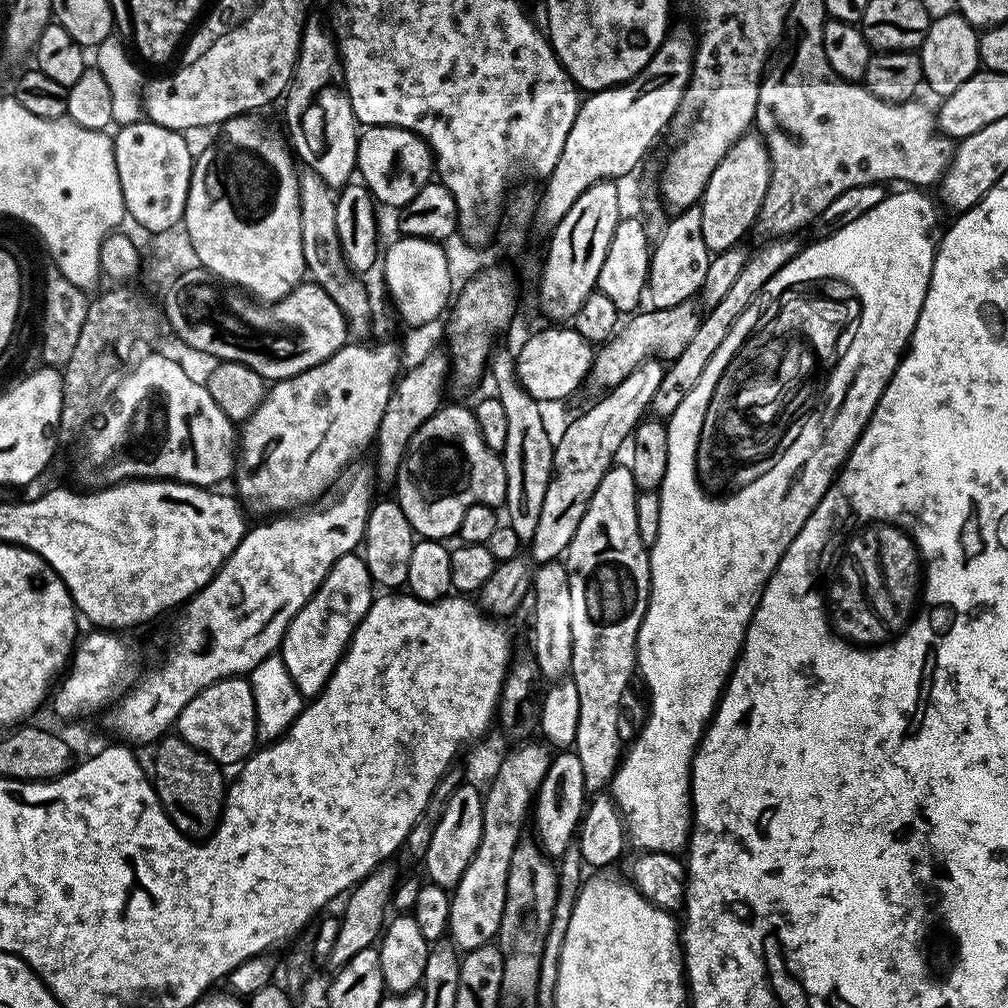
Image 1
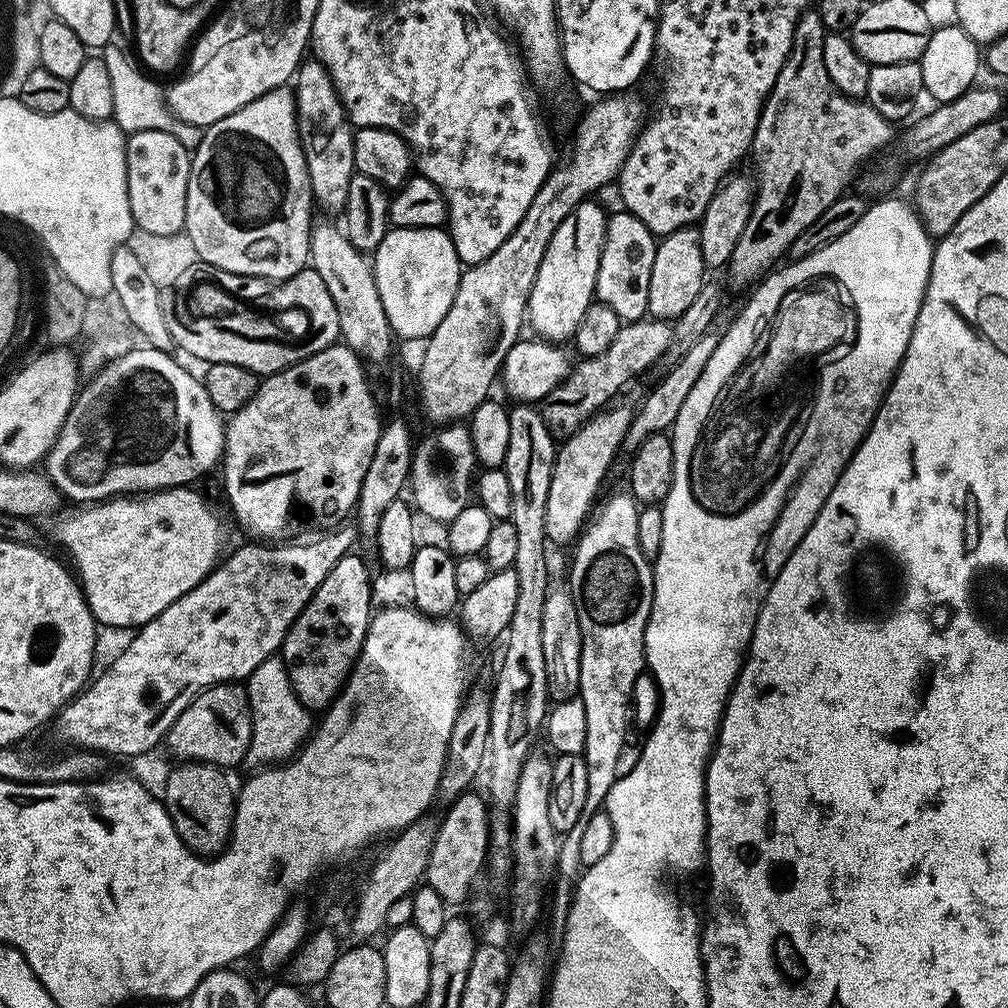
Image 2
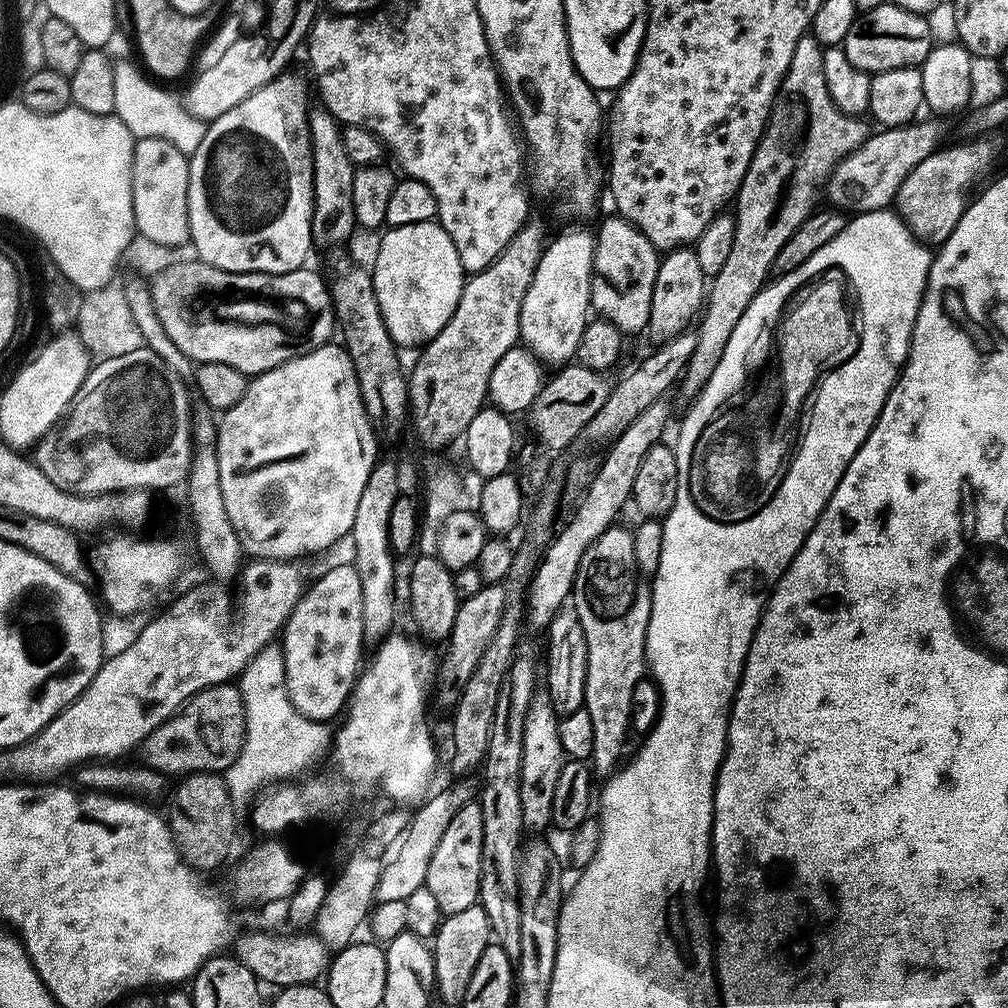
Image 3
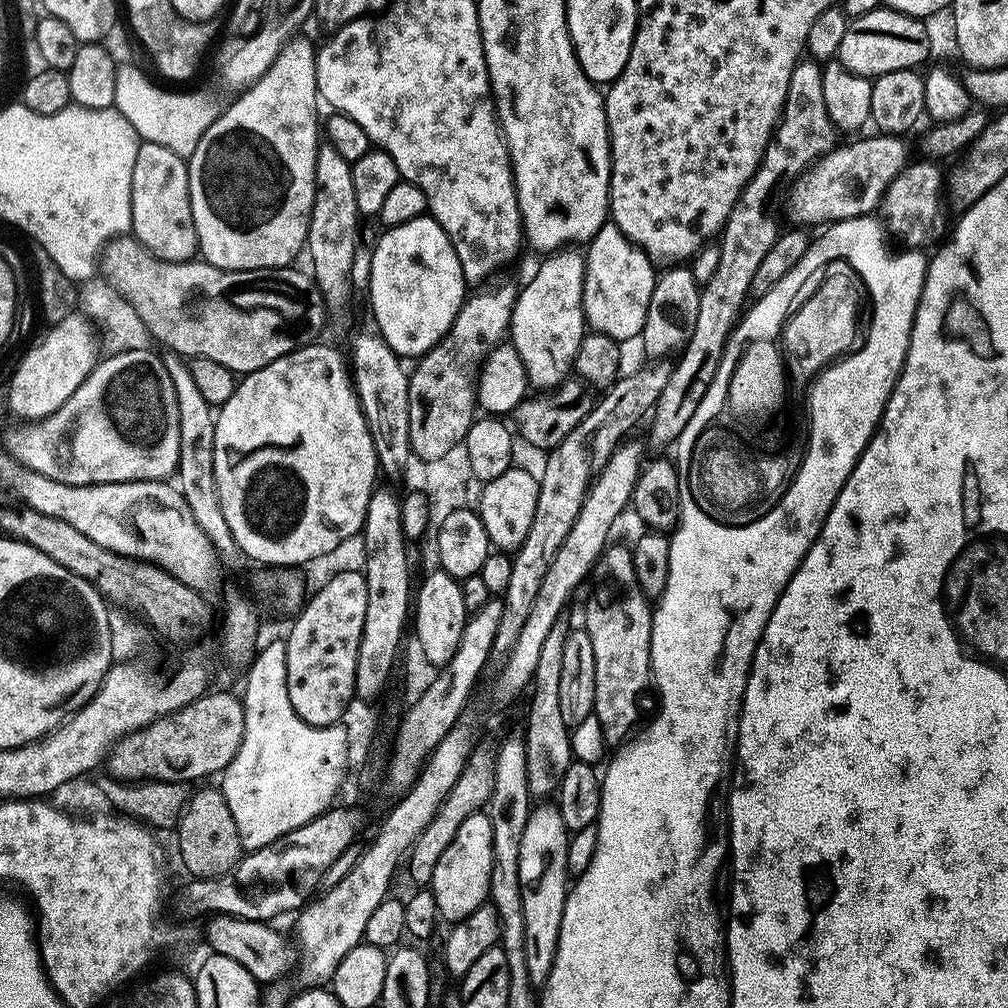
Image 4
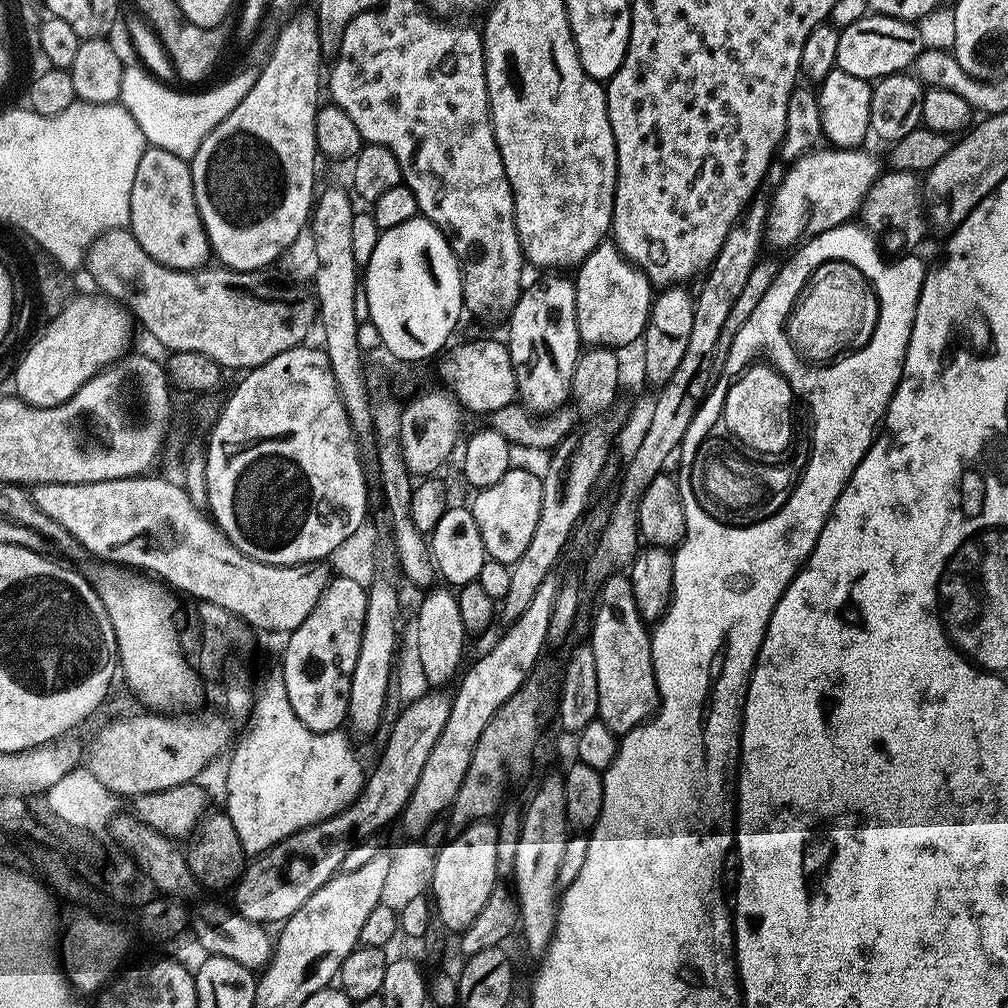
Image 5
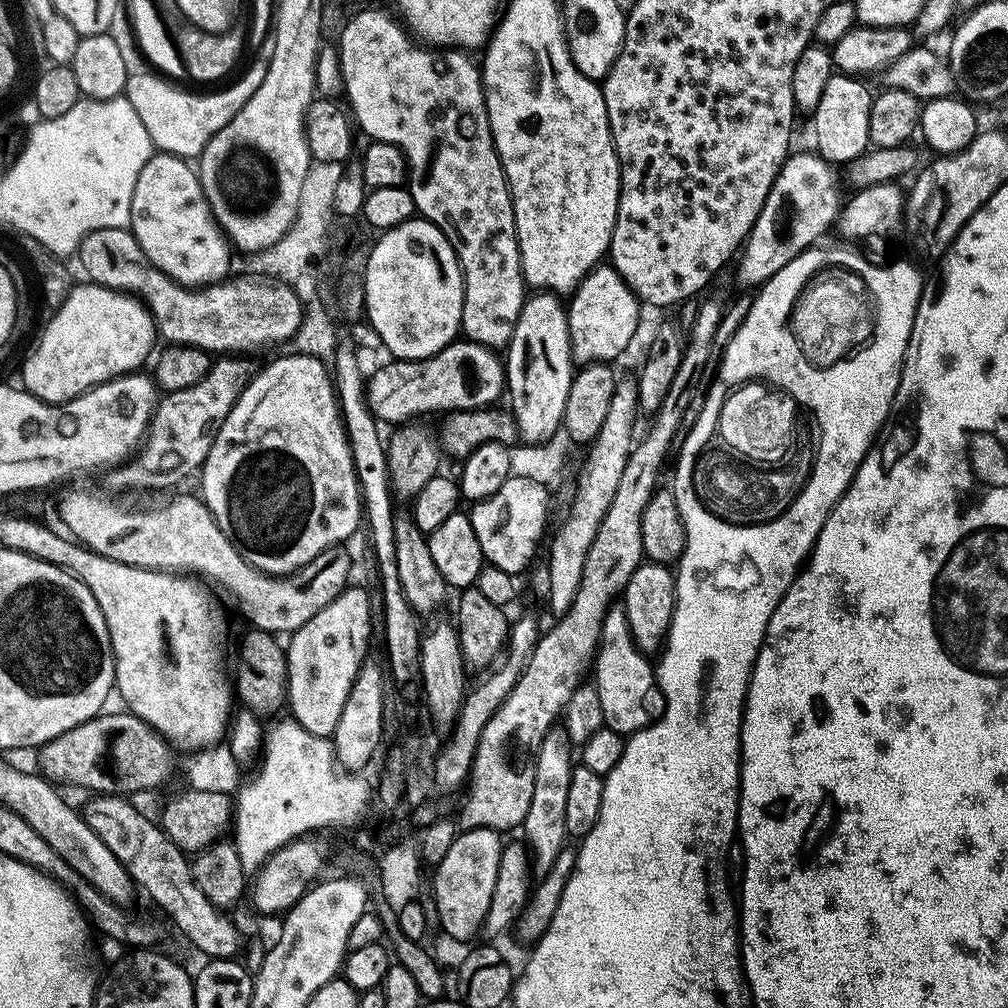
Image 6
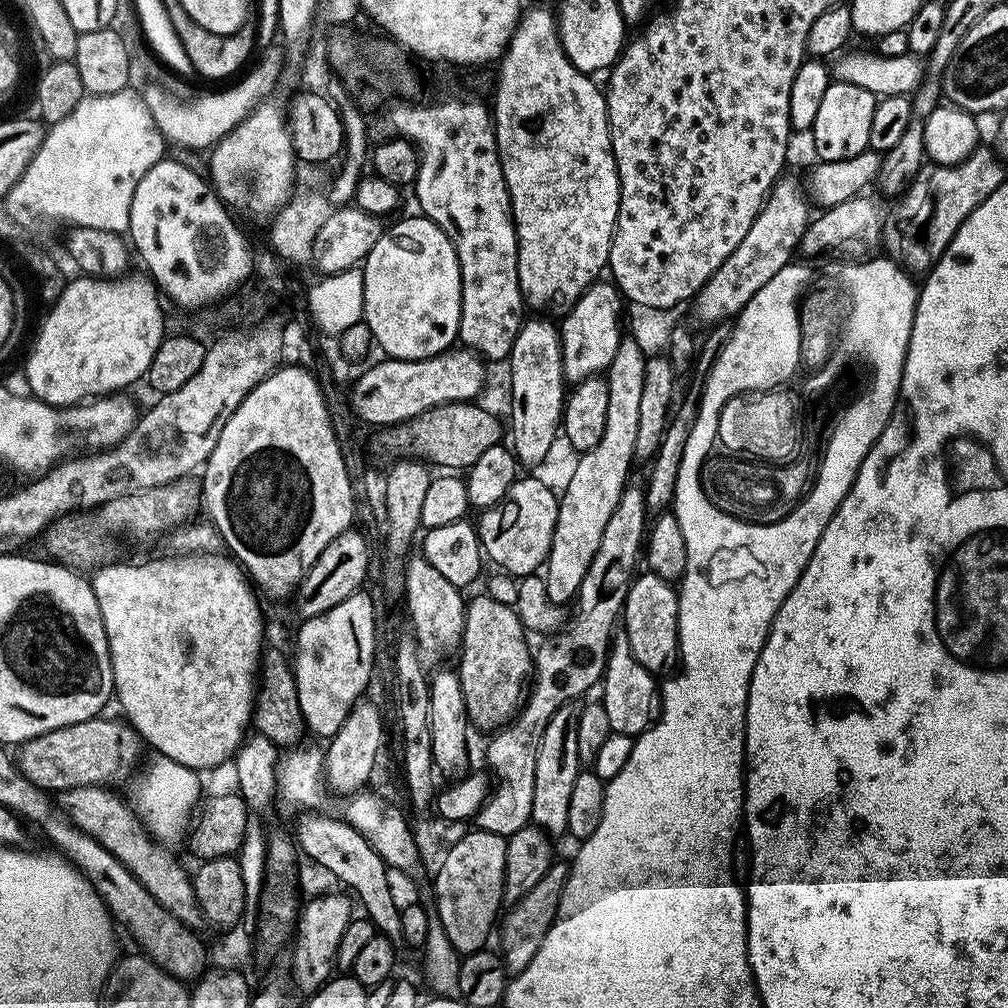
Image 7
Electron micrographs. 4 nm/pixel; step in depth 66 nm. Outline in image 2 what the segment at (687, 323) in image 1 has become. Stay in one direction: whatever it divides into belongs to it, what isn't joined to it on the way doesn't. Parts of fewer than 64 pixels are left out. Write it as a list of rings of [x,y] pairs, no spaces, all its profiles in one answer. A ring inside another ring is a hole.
[[[633,320],[620,327],[614,342],[610,342],[605,352],[581,359],[581,364],[577,368],[575,365],[567,378],[546,397],[542,413],[551,431],[571,434],[597,412],[609,407],[635,376],[642,375],[660,355],[663,357],[667,353],[674,339],[672,327],[667,320]]]

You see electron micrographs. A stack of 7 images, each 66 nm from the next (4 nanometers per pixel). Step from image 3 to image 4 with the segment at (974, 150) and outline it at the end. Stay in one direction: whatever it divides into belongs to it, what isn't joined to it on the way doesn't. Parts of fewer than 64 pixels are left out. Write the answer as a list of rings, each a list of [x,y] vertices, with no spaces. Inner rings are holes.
[[[909,163],[903,168],[888,187],[882,201],[882,213],[884,212],[885,216],[883,219],[887,227],[891,231],[893,228],[912,250],[927,249],[927,244],[935,245],[936,232],[944,228],[944,216],[940,213],[940,187],[945,187],[946,176],[940,173],[939,163],[927,163]]]

